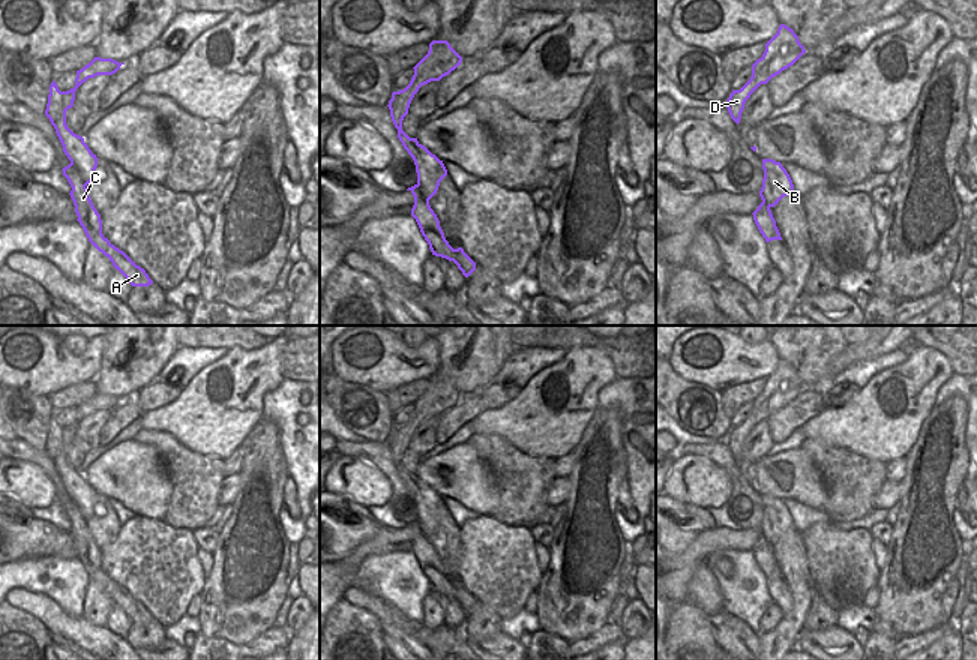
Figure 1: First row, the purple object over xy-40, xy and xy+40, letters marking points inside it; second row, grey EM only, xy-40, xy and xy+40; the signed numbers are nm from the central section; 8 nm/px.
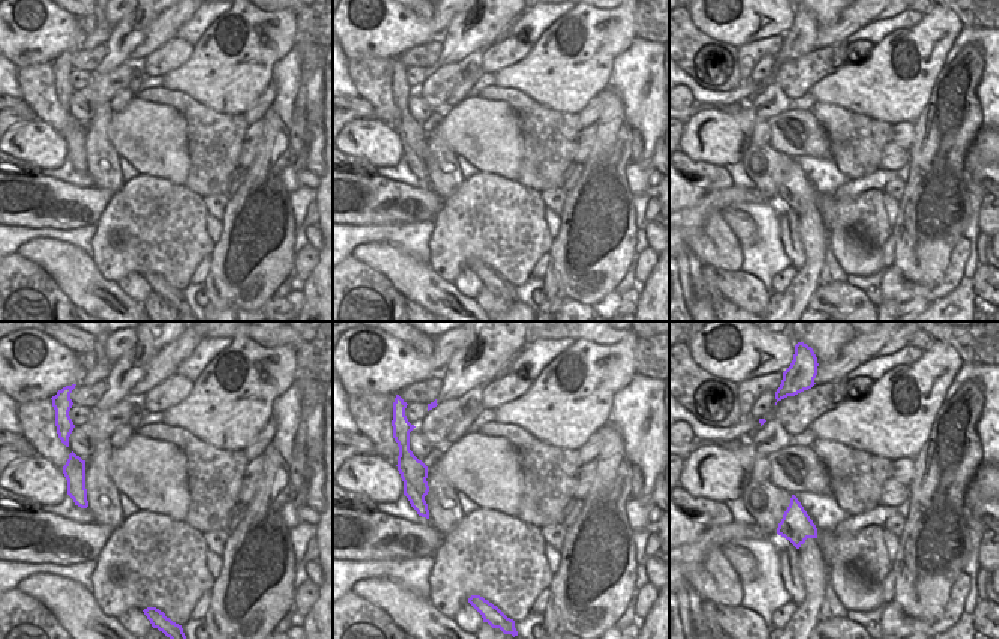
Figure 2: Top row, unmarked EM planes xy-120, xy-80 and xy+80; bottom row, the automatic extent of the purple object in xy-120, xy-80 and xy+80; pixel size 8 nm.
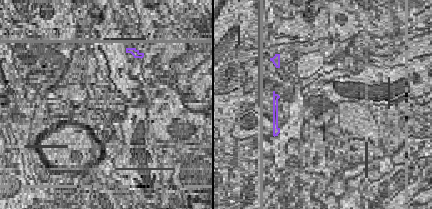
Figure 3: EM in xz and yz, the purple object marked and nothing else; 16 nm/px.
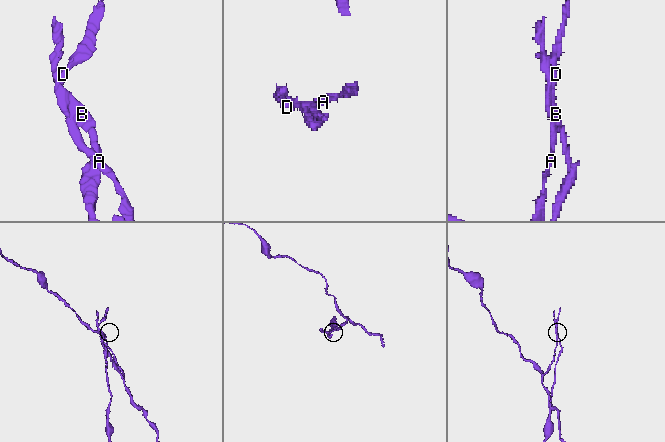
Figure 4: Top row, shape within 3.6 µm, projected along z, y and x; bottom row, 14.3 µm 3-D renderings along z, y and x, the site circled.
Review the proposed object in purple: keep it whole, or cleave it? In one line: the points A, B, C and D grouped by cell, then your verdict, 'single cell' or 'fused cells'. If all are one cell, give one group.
groups A C D / B; fused cells

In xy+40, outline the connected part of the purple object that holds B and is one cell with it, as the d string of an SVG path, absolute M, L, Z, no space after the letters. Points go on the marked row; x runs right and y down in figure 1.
M762 159L762 188L759 196L762 204L774 207L783 196L795 195L792 180L780 162Z

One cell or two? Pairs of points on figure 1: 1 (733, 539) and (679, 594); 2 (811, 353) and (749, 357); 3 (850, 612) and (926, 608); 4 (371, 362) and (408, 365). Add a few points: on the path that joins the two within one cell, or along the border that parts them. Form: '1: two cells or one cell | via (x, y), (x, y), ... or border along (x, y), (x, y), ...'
1: one cell | via (713, 540), (679, 575)
2: two cells | border along (770, 341), (781, 359)
3: two cells | border along (872, 609), (877, 618)
4: one cell | via (380, 362), (399, 365)

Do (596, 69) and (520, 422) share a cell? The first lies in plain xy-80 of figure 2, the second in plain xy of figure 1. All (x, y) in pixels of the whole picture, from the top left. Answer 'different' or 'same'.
same

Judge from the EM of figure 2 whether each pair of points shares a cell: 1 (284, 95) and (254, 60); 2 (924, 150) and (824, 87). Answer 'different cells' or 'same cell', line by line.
1: different cells
2: different cells

